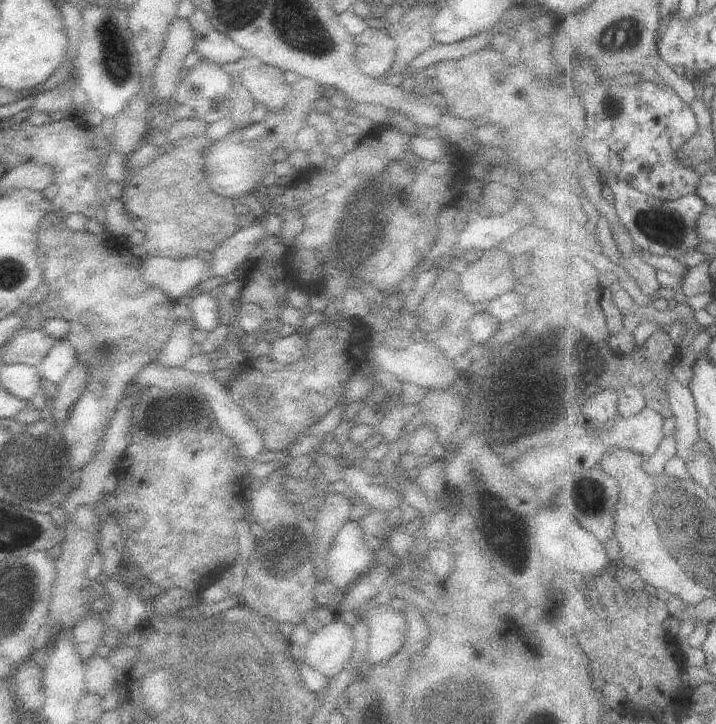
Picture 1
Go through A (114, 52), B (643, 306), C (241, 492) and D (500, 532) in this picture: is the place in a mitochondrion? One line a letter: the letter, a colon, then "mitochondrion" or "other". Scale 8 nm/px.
A: mitochondrion
B: other
C: other
D: mitochondrion

